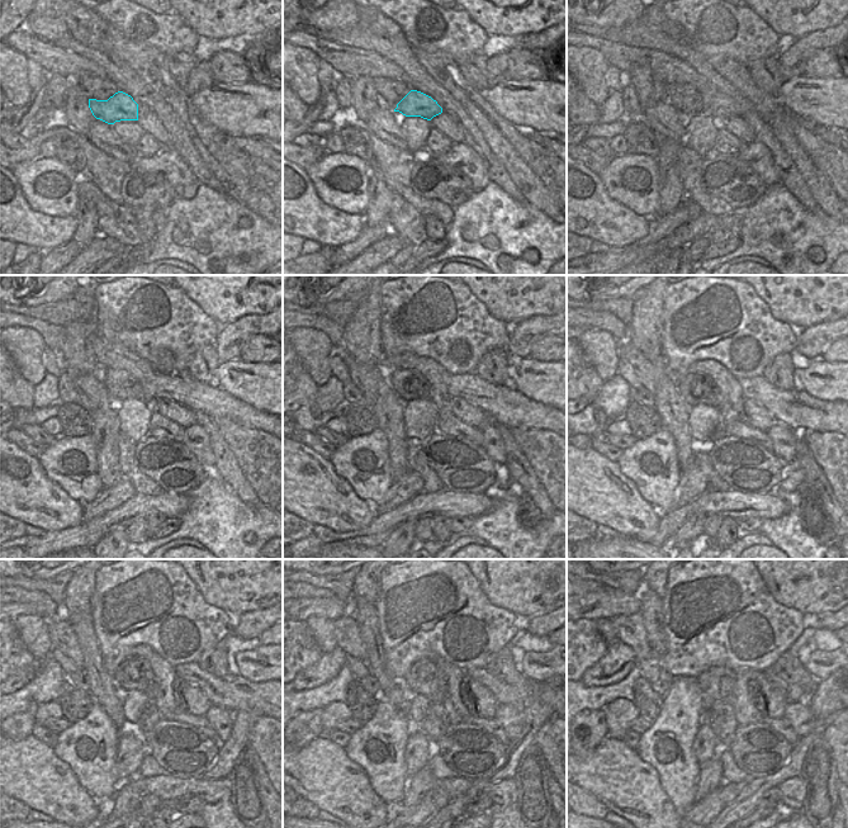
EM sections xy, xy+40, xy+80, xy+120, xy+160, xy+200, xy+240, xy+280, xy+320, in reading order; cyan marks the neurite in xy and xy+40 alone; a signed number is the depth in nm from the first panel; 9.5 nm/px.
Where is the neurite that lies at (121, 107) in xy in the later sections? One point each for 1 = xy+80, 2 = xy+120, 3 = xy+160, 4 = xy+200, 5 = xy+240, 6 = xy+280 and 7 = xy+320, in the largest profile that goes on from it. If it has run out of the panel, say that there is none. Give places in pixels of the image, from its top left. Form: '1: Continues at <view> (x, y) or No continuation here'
1: Continues at xy+80 (720, 107)
2: Continues at xy+120 (209, 398)
3: Continues at xy+160 (506, 406)
4: Continues at xy+200 (800, 411)
5: Continues at xy+240 (232, 692)
6: Continues at xy+280 (517, 694)
7: Continues at xy+320 (795, 694).

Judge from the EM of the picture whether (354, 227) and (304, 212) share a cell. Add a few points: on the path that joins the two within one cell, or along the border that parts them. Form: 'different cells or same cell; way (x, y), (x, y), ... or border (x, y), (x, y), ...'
same cell; way (341, 228), (334, 228), (323, 218), (317, 217)

